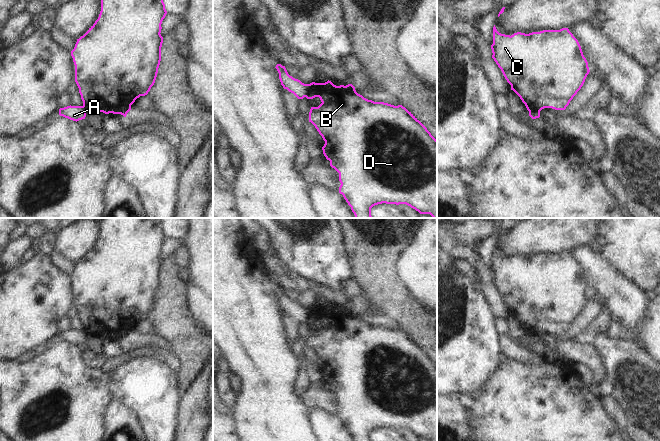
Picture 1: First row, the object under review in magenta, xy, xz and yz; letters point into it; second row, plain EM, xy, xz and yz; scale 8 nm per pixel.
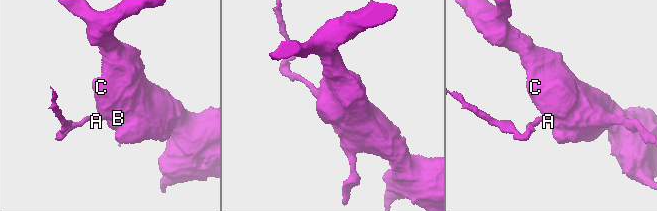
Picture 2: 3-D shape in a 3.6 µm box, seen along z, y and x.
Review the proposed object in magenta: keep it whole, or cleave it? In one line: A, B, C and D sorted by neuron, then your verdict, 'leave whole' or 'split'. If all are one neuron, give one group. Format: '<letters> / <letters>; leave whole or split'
A / B C D; split

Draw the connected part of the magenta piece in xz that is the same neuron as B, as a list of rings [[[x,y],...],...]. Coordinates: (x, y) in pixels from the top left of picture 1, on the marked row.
[[[328,80],[325,83],[312,82],[309,86],[310,92],[307,99],[319,97],[322,102],[318,107],[311,107],[309,122],[315,126],[325,141],[322,147],[323,154],[326,159],[330,161],[330,166],[339,173],[339,181],[341,183],[339,193],[343,195],[344,199],[351,207],[355,218],[372,218],[371,208],[382,203],[396,205],[406,204],[420,214],[430,214],[433,218],[437,218],[437,140],[431,135],[427,128],[402,105],[394,106],[384,102],[368,100],[358,94],[352,84],[336,86]]]

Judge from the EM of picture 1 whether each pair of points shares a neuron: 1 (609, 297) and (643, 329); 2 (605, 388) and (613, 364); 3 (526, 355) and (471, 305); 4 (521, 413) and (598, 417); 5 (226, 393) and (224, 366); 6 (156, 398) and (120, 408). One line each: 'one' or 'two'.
1: two
2: two
3: two
4: one
5: one
6: two

